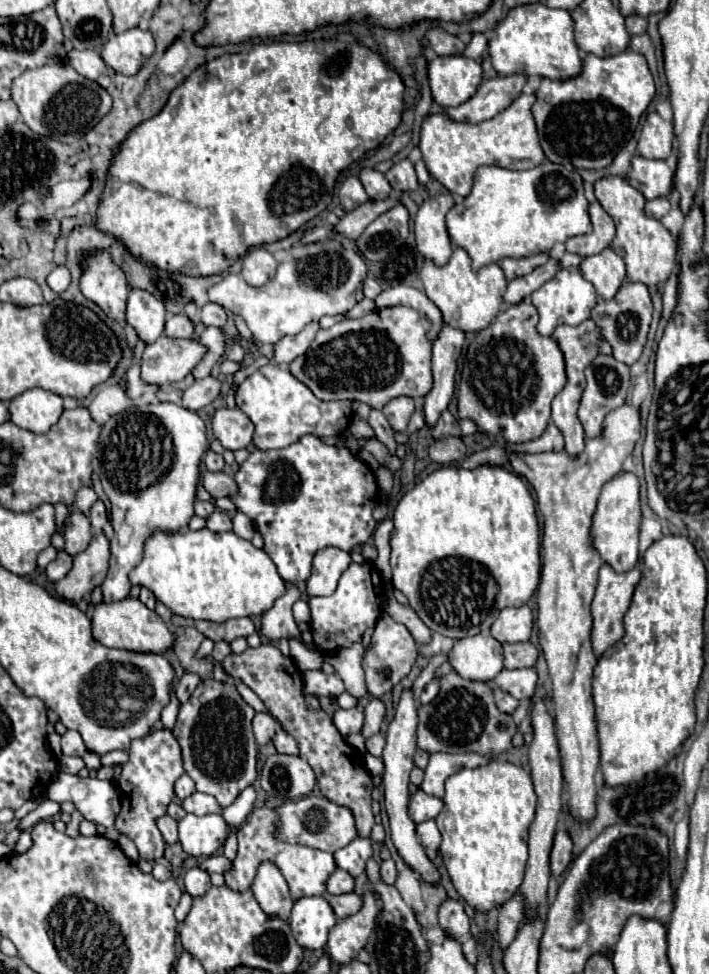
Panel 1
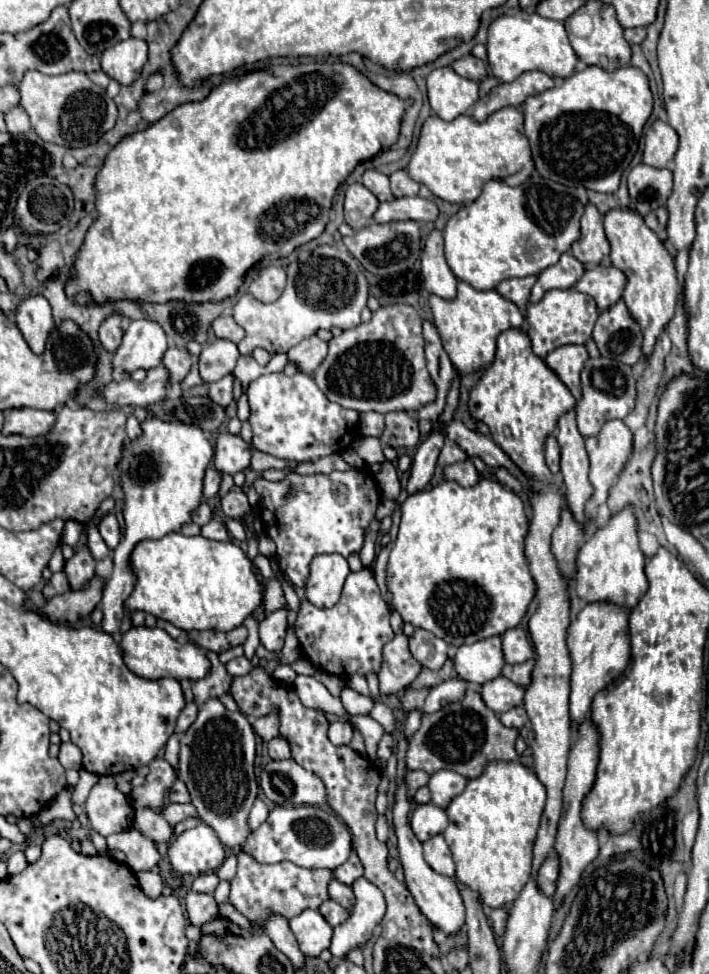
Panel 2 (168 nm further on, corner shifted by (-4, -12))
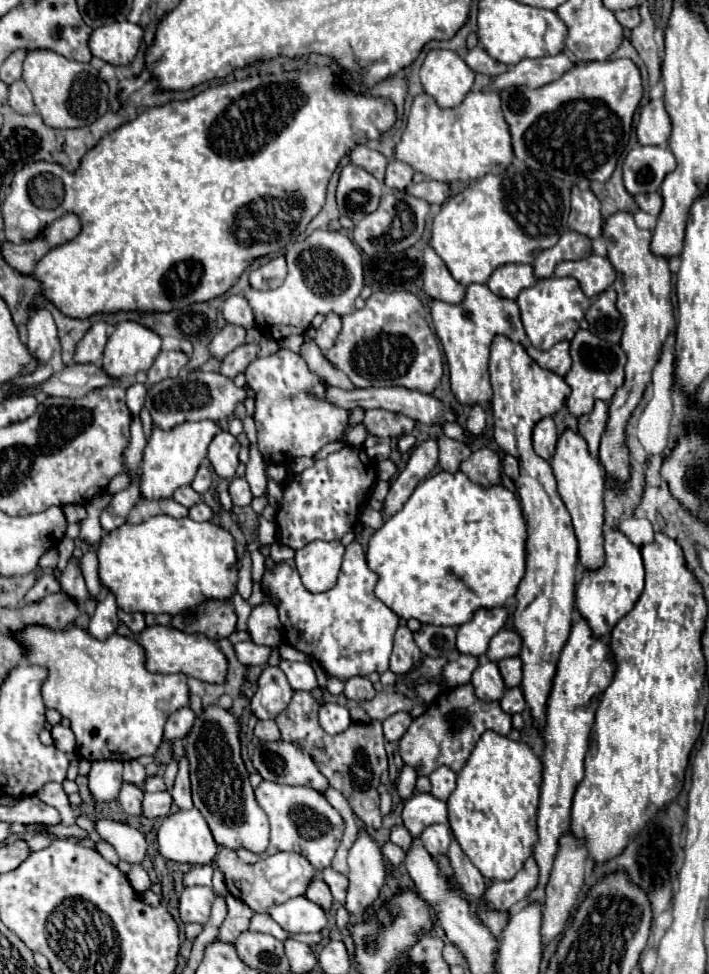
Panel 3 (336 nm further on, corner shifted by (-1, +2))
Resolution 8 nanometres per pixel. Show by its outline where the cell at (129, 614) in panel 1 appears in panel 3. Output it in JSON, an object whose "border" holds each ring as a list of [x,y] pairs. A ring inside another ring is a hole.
{"border":[[[147,627],[139,643],[147,653],[147,669],[153,673],[185,673],[187,677],[201,679],[205,683],[223,683],[227,677],[227,657],[221,649],[201,633],[183,633],[173,627]]]}

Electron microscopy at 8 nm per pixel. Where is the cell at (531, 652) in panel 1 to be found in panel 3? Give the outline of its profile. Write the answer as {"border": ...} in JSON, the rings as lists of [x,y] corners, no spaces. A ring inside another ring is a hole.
{"border":[[[509,657],[509,659],[501,659],[497,663],[499,671],[501,671],[501,677],[505,681],[505,687],[511,689],[511,687],[517,687],[521,683],[521,661],[519,657]]]}

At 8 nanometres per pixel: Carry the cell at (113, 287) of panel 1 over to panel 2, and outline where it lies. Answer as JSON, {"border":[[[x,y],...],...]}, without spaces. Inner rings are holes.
{"border":[[[112,313],[110,317],[106,317],[106,321],[100,325],[100,341],[108,351],[116,351],[122,343],[122,315],[120,313]]]}

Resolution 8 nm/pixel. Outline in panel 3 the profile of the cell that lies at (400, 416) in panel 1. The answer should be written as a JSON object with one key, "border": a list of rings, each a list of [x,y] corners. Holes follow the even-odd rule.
{"border":[[[369,409],[361,421],[367,433],[379,439],[399,439],[413,431],[415,421],[403,413],[391,413],[385,409]]]}

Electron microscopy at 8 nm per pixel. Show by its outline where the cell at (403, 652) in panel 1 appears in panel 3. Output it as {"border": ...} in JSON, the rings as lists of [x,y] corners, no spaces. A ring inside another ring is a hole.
{"border":[[[399,627],[395,633],[395,645],[391,653],[391,671],[397,675],[409,673],[421,659],[421,651],[413,641],[409,627]]]}

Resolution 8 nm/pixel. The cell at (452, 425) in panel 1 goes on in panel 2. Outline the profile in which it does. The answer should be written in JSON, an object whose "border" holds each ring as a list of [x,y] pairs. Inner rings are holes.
{"border":[[[446,439],[442,451],[440,451],[440,457],[438,457],[438,463],[444,467],[444,465],[452,465],[456,461],[464,461],[468,459],[468,455],[458,447],[458,443],[454,443],[452,439]]]}

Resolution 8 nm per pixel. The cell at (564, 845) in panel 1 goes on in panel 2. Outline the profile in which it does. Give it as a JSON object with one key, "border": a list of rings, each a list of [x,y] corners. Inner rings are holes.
{"border":[[[552,855],[544,861],[544,865],[538,871],[538,887],[544,895],[552,897],[556,881],[558,881],[558,855]]]}

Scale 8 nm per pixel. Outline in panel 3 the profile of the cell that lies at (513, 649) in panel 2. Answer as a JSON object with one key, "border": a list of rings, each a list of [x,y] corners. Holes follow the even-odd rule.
{"border":[[[503,629],[491,639],[491,645],[489,645],[485,657],[495,663],[495,661],[501,661],[507,657],[517,657],[519,649],[521,649],[521,637],[515,631]]]}

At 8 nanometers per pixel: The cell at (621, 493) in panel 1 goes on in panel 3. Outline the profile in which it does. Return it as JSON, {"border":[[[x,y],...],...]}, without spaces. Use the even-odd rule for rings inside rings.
{"border":[[[607,529],[605,531],[605,565],[597,571],[583,571],[583,579],[577,589],[577,611],[591,627],[593,637],[603,639],[611,633],[615,623],[633,609],[635,601],[643,591],[643,559],[639,547],[635,547],[621,531]]]}

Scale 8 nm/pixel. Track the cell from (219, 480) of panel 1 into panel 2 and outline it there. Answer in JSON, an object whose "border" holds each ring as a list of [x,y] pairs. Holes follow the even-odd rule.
{"border":[[[230,489],[224,497],[220,497],[220,503],[222,503],[222,513],[226,517],[240,519],[242,515],[250,513],[250,503],[246,493],[242,493],[242,489]]]}

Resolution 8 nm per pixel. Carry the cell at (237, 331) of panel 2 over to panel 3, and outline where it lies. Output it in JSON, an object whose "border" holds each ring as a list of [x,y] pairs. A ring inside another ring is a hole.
{"border":[[[229,295],[223,303],[223,317],[227,323],[245,327],[245,329],[255,329],[255,315],[253,309],[249,307],[247,299],[243,295]]]}

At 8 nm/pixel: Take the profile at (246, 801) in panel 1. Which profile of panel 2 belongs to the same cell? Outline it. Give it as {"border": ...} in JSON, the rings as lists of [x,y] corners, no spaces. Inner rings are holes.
{"border":[[[256,799],[254,807],[252,807],[250,815],[248,815],[248,825],[250,825],[250,829],[258,829],[258,827],[266,821],[266,817],[268,817],[268,807],[264,805],[262,799]]]}

